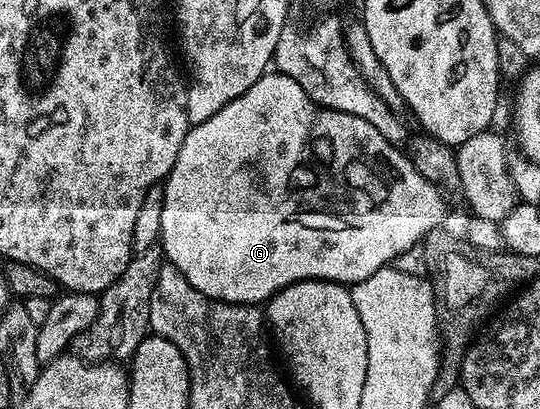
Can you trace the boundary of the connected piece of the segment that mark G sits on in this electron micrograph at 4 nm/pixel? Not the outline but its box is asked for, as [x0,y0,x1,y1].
[160,72,446,304]

